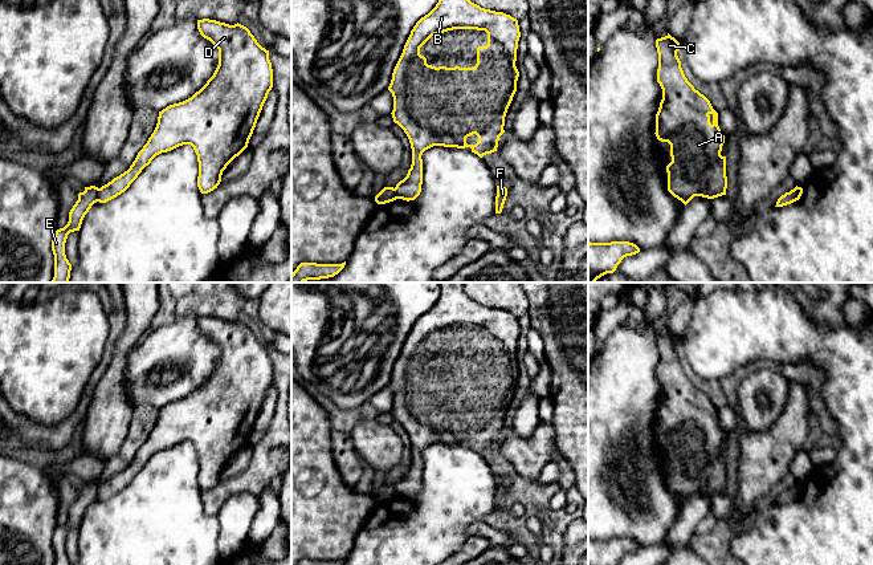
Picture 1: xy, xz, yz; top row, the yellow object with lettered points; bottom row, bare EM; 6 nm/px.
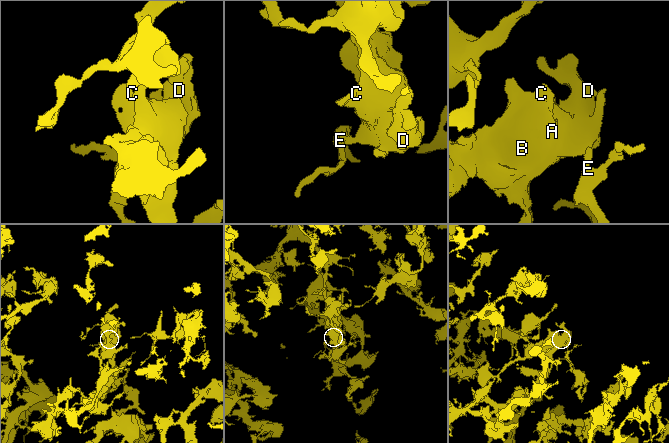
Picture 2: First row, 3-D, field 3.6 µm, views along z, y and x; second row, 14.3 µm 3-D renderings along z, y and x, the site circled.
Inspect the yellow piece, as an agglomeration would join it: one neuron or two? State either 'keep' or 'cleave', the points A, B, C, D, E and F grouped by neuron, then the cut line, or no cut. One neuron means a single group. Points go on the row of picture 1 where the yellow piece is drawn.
cleave; groups A B C D F / E; cut xy (100, 188), (97, 200)

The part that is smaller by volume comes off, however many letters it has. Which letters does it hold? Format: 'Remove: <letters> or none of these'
Remove: E

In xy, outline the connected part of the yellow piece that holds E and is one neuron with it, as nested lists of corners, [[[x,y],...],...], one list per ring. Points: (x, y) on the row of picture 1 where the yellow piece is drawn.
[[[95,186],[85,187],[85,191],[78,194],[78,200],[69,212],[68,224],[56,231],[52,240],[54,255],[54,277],[52,282],[69,282],[72,264],[65,255],[65,243],[70,232],[79,231],[85,215],[98,202],[98,190]]]

